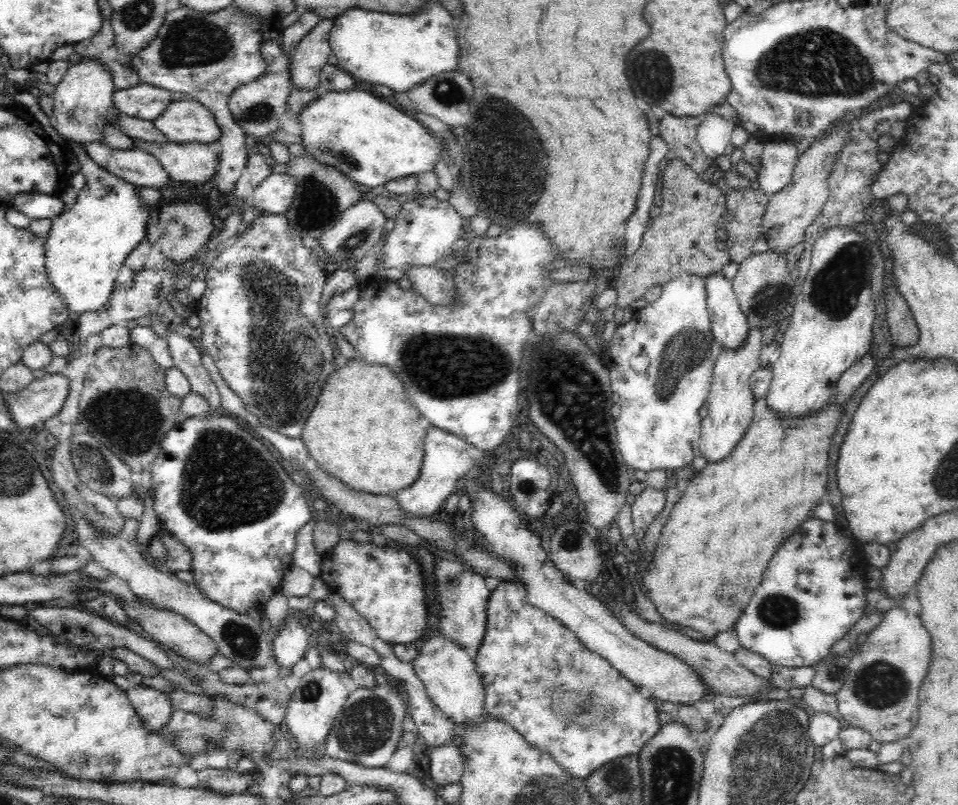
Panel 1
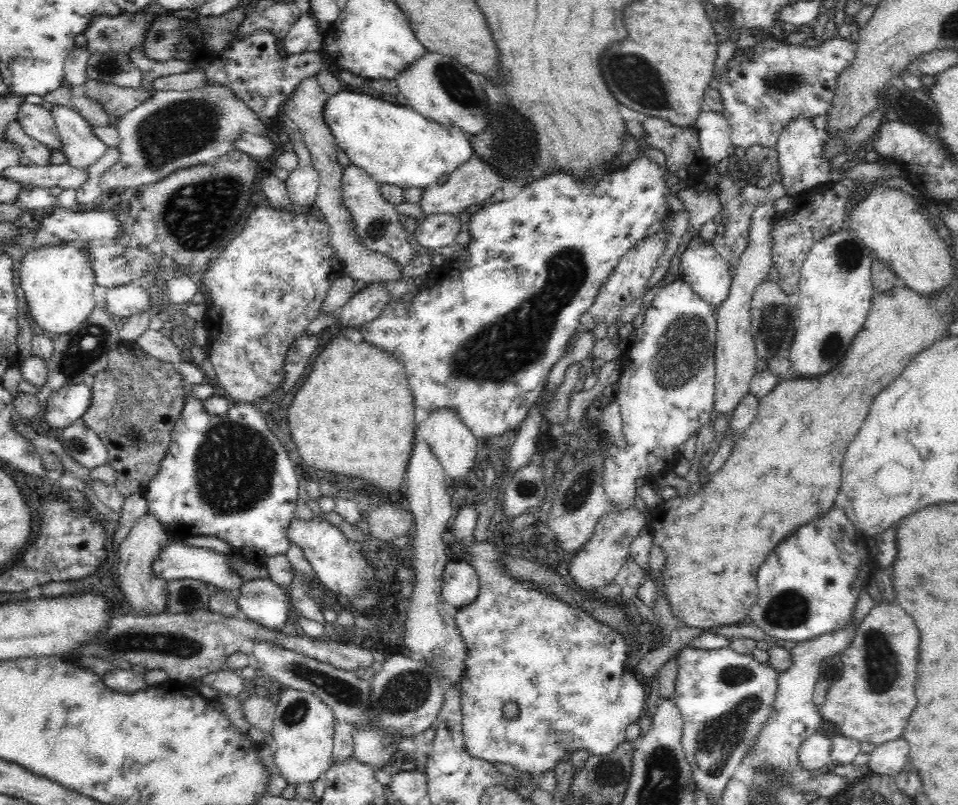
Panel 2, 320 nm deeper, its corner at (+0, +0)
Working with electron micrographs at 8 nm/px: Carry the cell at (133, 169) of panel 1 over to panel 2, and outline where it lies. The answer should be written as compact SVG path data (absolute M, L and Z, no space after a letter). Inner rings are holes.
M24 103L20 105L17 122L30 138L51 148L59 148L59 130L51 112L42 105Z

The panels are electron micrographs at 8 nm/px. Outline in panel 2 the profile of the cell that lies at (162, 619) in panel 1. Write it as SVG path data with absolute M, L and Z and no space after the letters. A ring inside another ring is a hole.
M146 510L142 516L138 516L134 520L126 538L117 545L116 549L119 550L119 556L116 580L134 613L143 615L166 613L167 581L154 574L153 562L169 543L170 538L158 519L149 510Z

